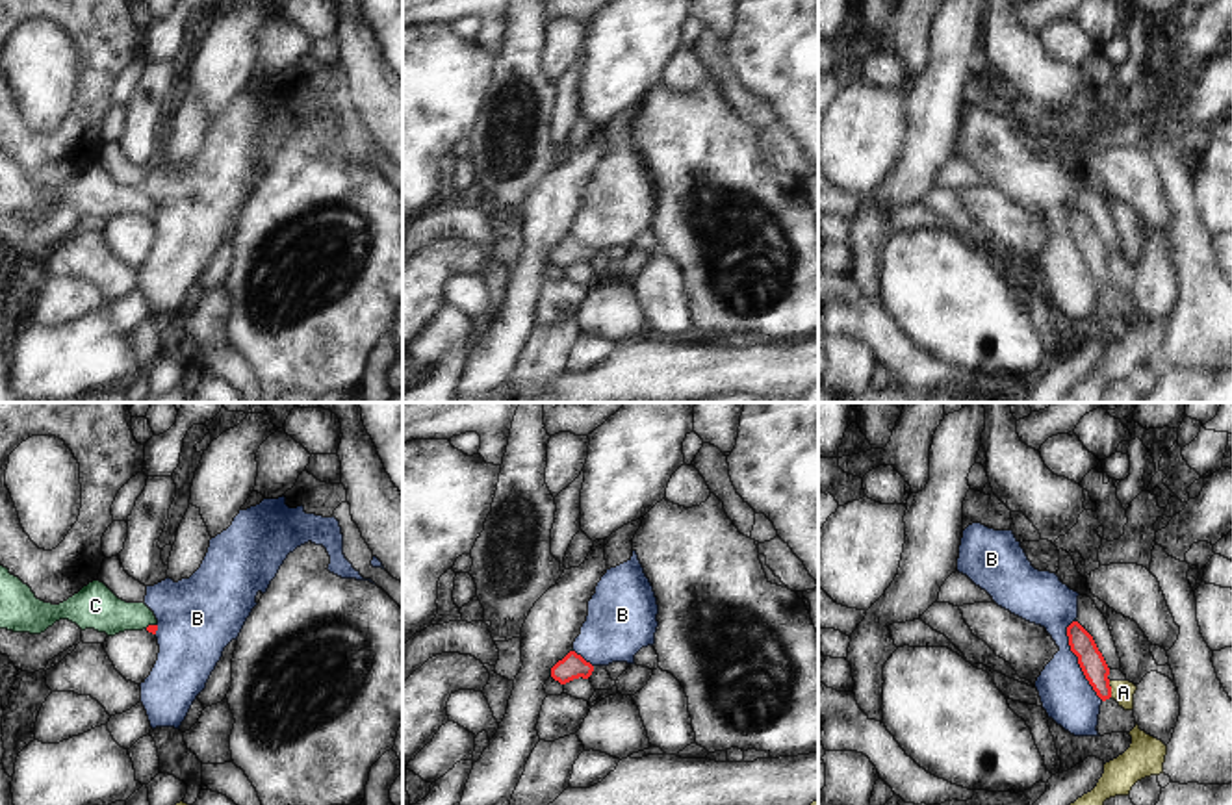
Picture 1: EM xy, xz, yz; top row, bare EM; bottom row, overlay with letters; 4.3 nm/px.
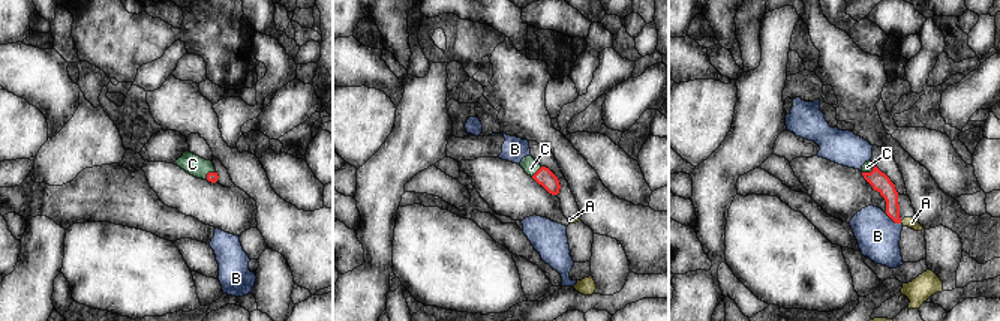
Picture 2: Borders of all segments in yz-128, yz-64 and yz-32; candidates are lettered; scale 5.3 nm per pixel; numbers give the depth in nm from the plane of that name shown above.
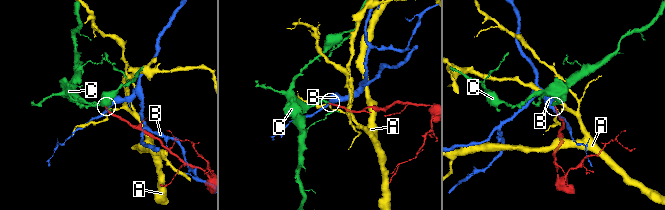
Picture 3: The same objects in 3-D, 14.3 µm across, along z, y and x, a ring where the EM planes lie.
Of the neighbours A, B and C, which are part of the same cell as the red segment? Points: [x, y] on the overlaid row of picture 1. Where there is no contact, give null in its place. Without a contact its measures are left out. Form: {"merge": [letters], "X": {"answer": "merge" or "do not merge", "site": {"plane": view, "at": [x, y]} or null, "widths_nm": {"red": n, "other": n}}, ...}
{"merge": ["C"], "A": {"answer": "do not merge", "site": {"plane": "yz", "at": [1110, 689]}, "widths_nm": {"red": 110, "other": 100}}, "B": {"answer": "do not merge", "site": {"plane": "yz", "at": [1078, 661]}, "widths_nm": {"red": 110, "other": 220}}, "C": {"answer": "merge", "site": {"plane": "xy", "at": [149, 626]}, "widths_nm": {"red": 40, "other": 190}}}

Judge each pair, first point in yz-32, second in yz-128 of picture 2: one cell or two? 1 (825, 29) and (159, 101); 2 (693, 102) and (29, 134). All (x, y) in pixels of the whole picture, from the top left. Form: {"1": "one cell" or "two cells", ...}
{"1": "one cell", "2": "one cell"}

